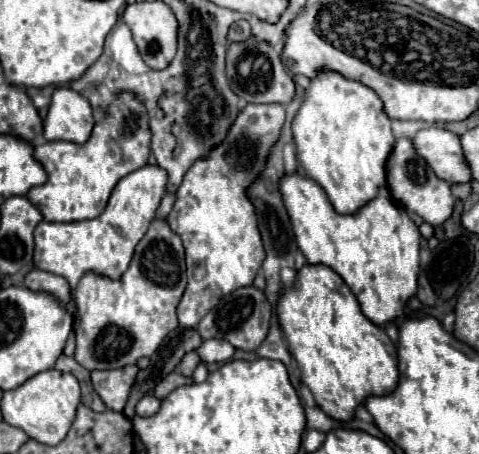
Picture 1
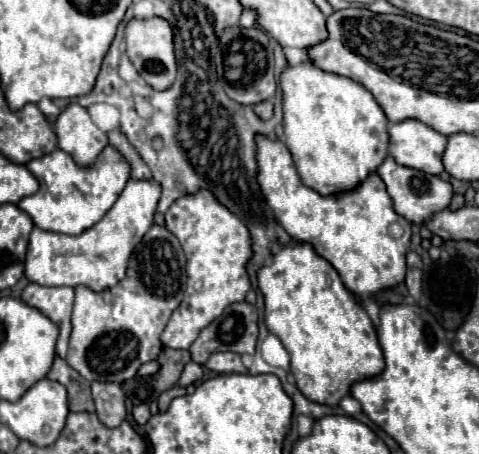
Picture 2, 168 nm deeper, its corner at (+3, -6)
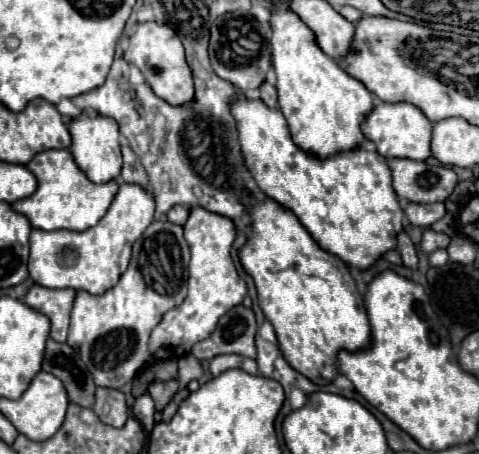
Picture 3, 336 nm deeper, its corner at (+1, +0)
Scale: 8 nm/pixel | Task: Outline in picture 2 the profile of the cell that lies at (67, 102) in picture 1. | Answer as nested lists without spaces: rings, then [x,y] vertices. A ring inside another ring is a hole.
[[[78,103],[68,105],[58,115],[56,137],[58,147],[72,155],[80,167],[92,167],[96,157],[108,145],[106,133],[92,123],[88,111]]]

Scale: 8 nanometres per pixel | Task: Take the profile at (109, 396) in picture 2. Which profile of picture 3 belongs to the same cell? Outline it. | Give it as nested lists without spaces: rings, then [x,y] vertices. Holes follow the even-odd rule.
[[[98,387],[96,389],[96,403],[94,403],[92,409],[100,417],[102,423],[112,425],[112,427],[122,427],[128,419],[126,397],[118,389]]]

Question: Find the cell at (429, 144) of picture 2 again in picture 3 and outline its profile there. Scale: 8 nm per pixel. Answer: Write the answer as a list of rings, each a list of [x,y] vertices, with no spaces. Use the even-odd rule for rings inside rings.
[[[380,103],[366,117],[362,129],[372,143],[378,145],[380,141],[378,151],[382,157],[400,157],[400,159],[414,159],[414,161],[426,161],[428,157],[432,157],[430,153],[432,123],[418,107],[410,103]]]

